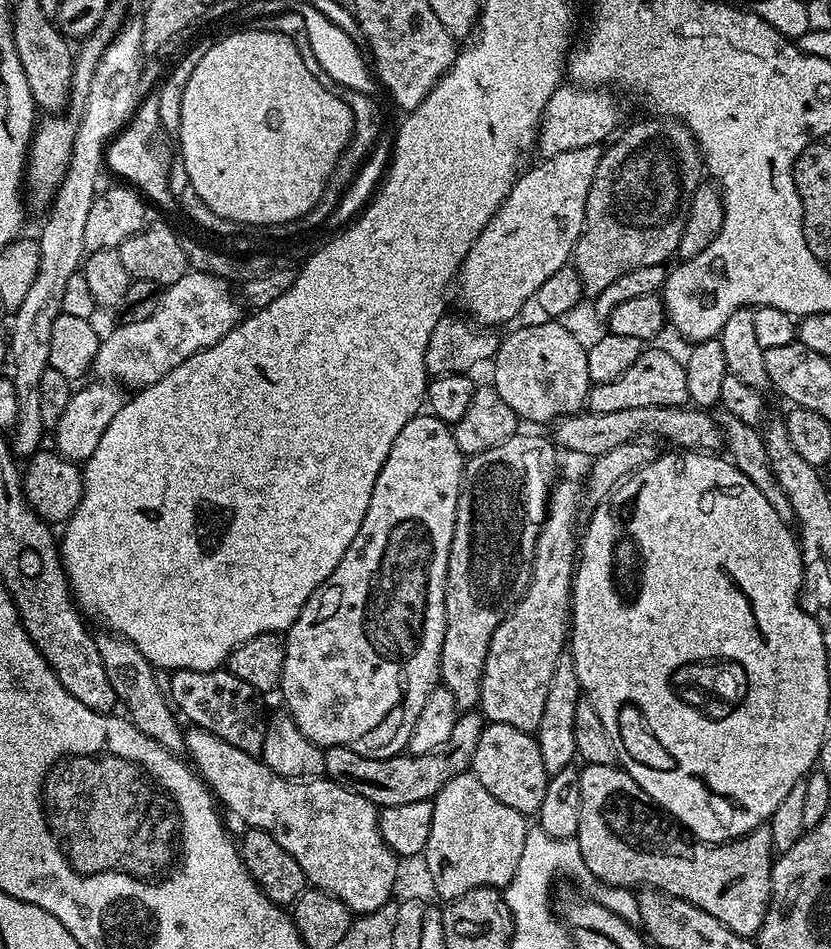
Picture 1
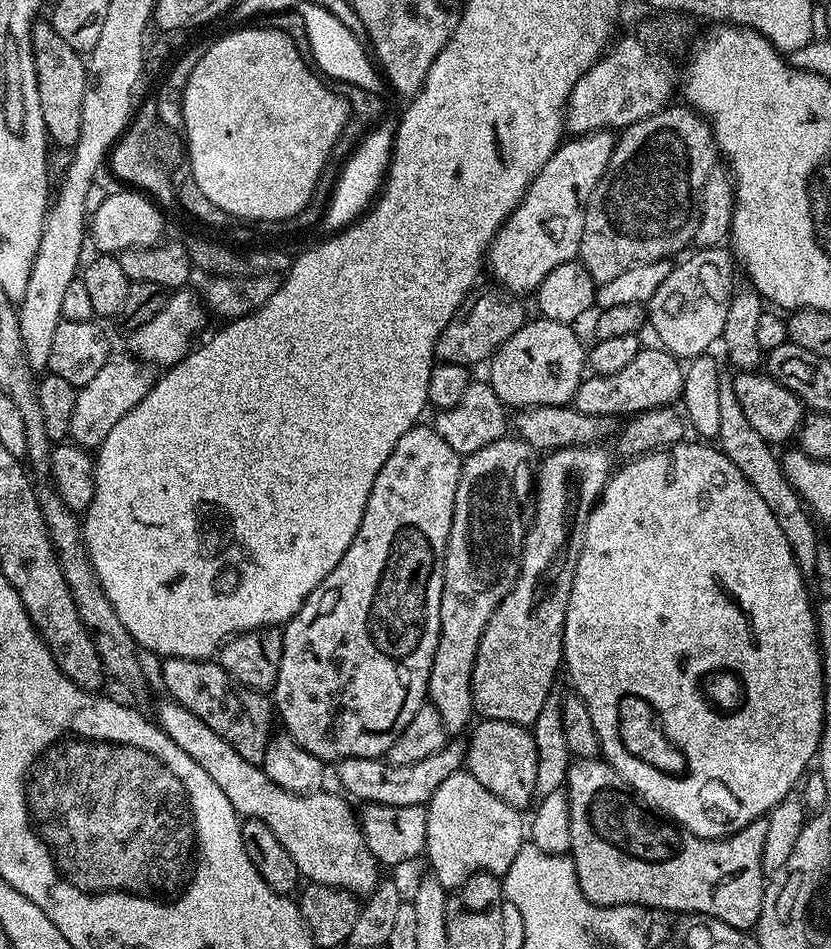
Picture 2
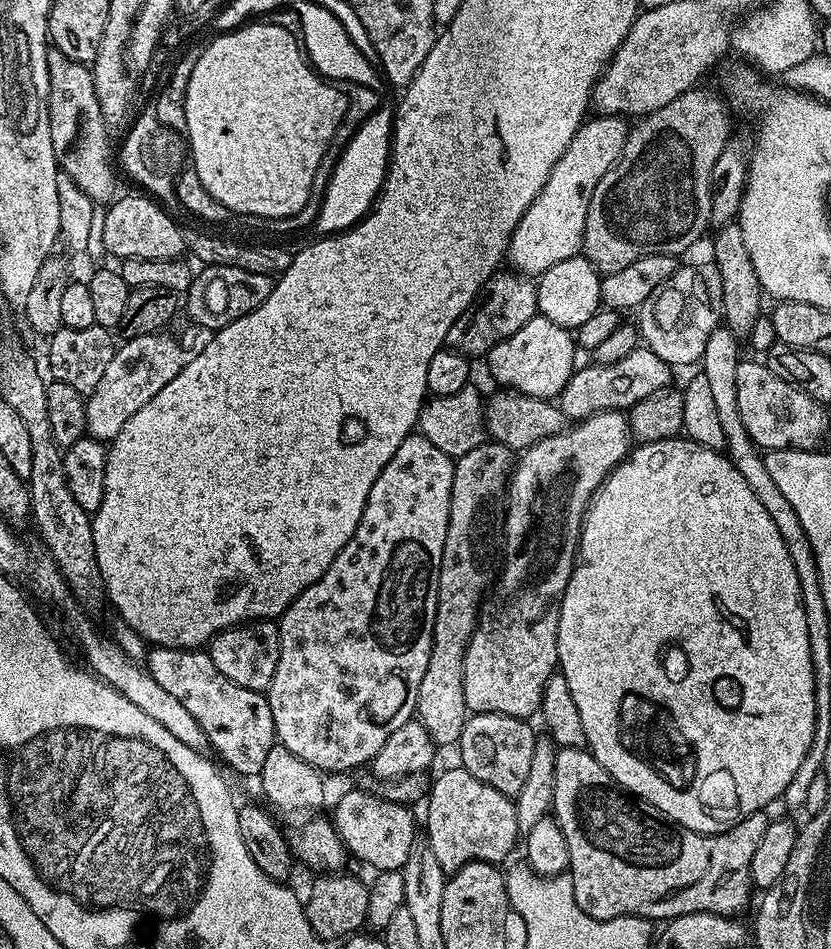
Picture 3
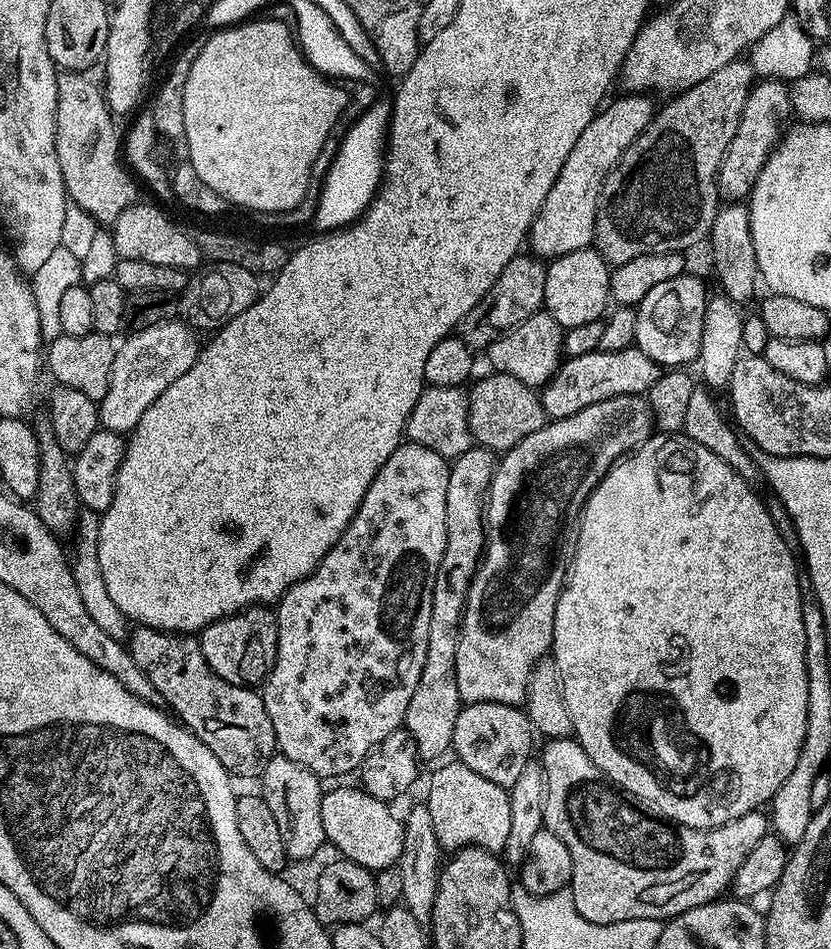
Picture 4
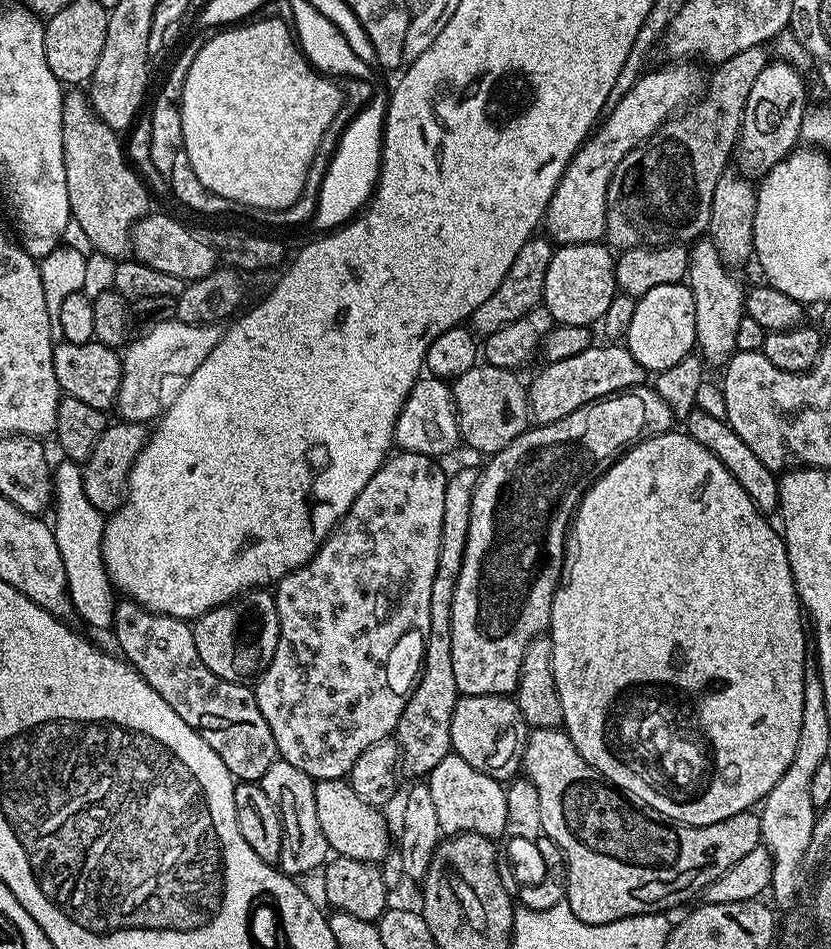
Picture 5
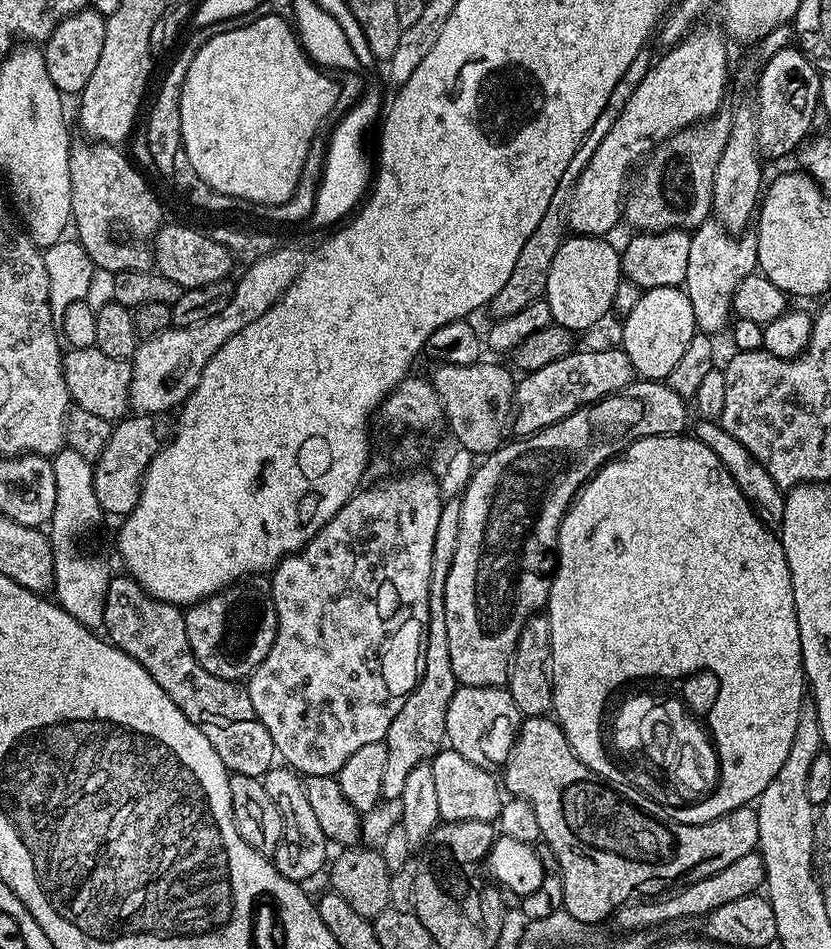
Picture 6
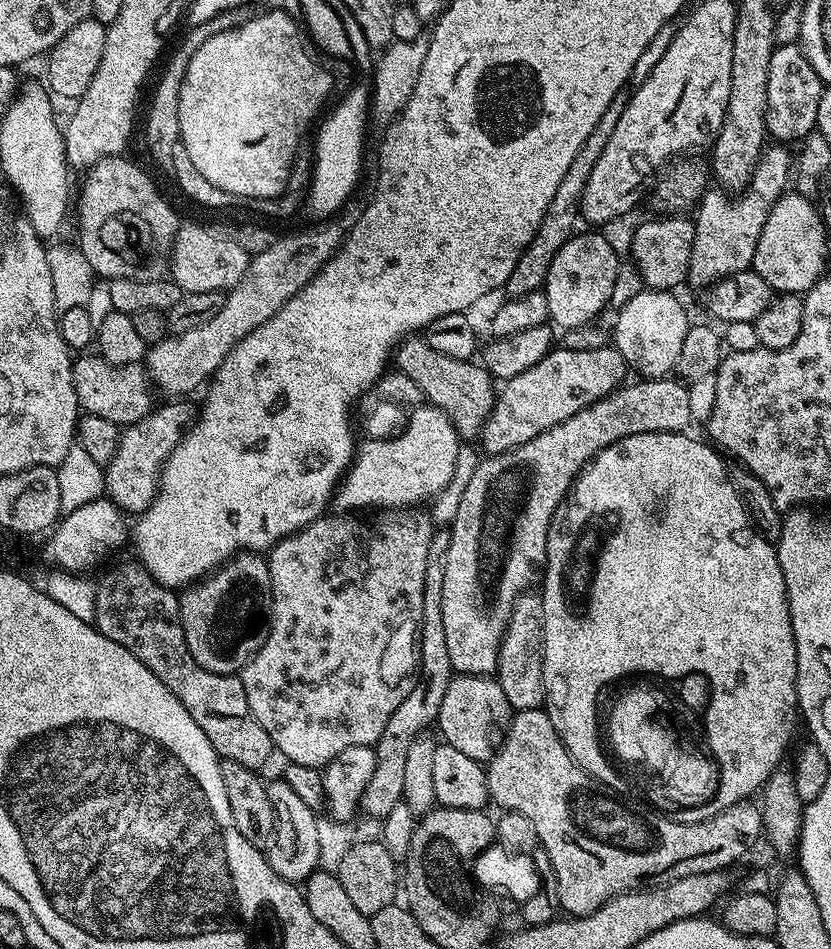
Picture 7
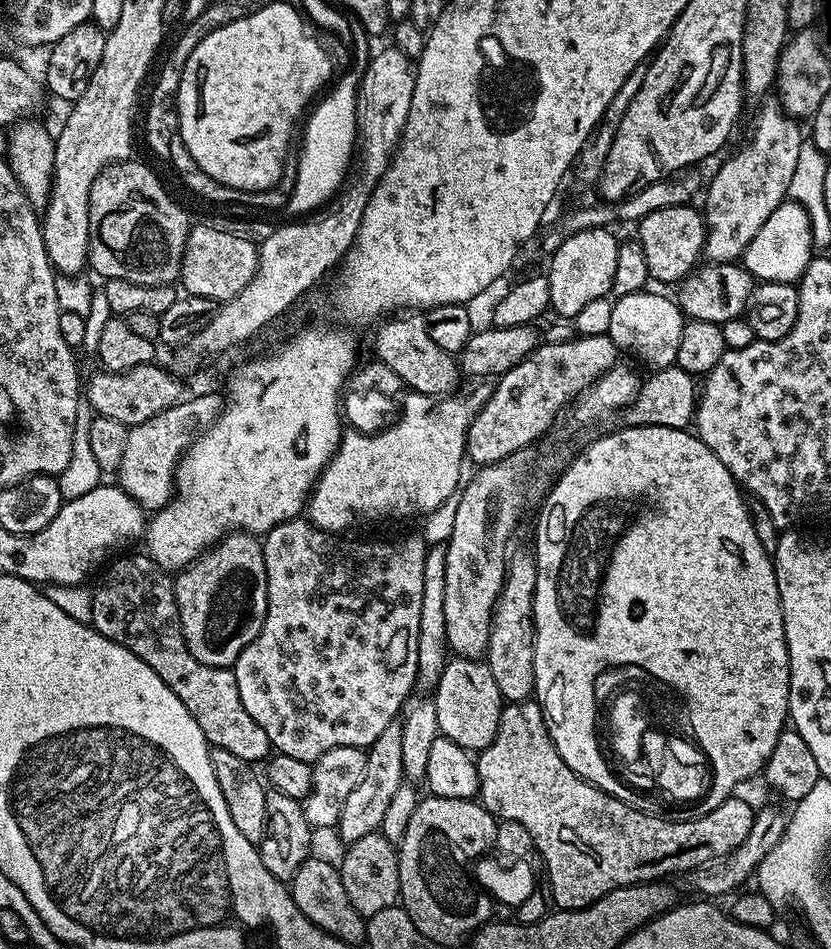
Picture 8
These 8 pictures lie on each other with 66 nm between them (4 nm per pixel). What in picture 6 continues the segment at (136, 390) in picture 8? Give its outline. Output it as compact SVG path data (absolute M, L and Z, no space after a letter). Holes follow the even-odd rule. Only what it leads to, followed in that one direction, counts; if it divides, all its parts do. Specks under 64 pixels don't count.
M98 347L68 348L63 353L63 358L66 390L69 401L75 407L90 410L90 414L98 414L98 418L106 418L113 422L119 422L129 415L132 403L132 366L129 361L110 358L110 354L102 354Z

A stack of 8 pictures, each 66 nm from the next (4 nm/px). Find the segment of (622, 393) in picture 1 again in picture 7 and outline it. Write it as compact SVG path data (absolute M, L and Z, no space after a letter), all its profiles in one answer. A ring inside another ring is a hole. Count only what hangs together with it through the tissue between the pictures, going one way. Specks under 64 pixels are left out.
M556 346L552 351L556 356L548 352L546 358L542 358L544 364L538 362L535 366L530 366L532 372L528 369L522 370L524 376L514 374L509 380L503 381L502 386L508 389L508 392L503 388L499 389L496 401L500 408L493 406L496 416L491 413L488 415L492 420L492 424L486 424L488 440L478 440L480 448L488 444L484 452L492 448L488 456L502 454L500 448L510 451L508 444L513 444L517 448L522 446L520 440L526 443L530 442L530 438L538 438L538 434L558 426L558 422L566 422L566 418L578 414L578 410L598 402L625 383L626 365L622 354L615 346L612 346L609 352L600 352L596 346Z

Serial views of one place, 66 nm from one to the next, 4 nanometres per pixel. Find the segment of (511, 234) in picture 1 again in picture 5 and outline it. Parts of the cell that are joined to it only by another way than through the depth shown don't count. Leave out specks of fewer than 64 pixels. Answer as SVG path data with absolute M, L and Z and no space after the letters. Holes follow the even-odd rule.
M672 62L667 66L669 68L660 68L657 72L648 70L640 76L618 106L603 117L599 127L572 155L564 177L550 198L546 213L547 235L557 245L595 244L605 239L608 187L618 162L622 162L630 150L645 144L664 123L679 113L676 111L683 104L690 103L692 99L693 103L703 93L706 76L695 68L695 63Z

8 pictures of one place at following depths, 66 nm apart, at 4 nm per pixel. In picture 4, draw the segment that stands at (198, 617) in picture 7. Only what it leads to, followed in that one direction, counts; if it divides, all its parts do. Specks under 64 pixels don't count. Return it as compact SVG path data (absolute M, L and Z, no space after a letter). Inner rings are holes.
M271 607L244 608L233 616L223 616L198 633L200 649L214 674L231 684L243 688L263 685L278 654L278 626Z

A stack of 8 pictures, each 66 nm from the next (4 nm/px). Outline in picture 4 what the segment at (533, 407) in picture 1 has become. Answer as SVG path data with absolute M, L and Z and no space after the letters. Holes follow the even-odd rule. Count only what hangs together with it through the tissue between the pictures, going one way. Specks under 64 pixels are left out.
M541 310L526 318L517 328L499 336L494 343L488 345L486 355L495 371L510 374L518 378L518 382L539 389L547 384L548 379L562 363L565 331L566 329L548 311Z

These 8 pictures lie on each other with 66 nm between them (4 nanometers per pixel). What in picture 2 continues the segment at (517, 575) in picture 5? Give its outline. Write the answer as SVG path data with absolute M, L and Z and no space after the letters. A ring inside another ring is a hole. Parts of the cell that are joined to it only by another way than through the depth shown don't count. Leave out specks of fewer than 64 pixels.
M595 444L558 448L545 456L548 457L538 464L534 472L536 509L532 516L530 512L530 523L524 534L524 548L519 554L520 573L506 598L502 598L494 610L490 622L486 622L472 671L473 709L486 720L501 720L525 726L535 722L538 714L542 714L546 698L553 695L552 683L556 680L556 671L561 671L564 658L564 623L578 558L584 545L584 526L614 468L610 452L608 457L604 446Z

